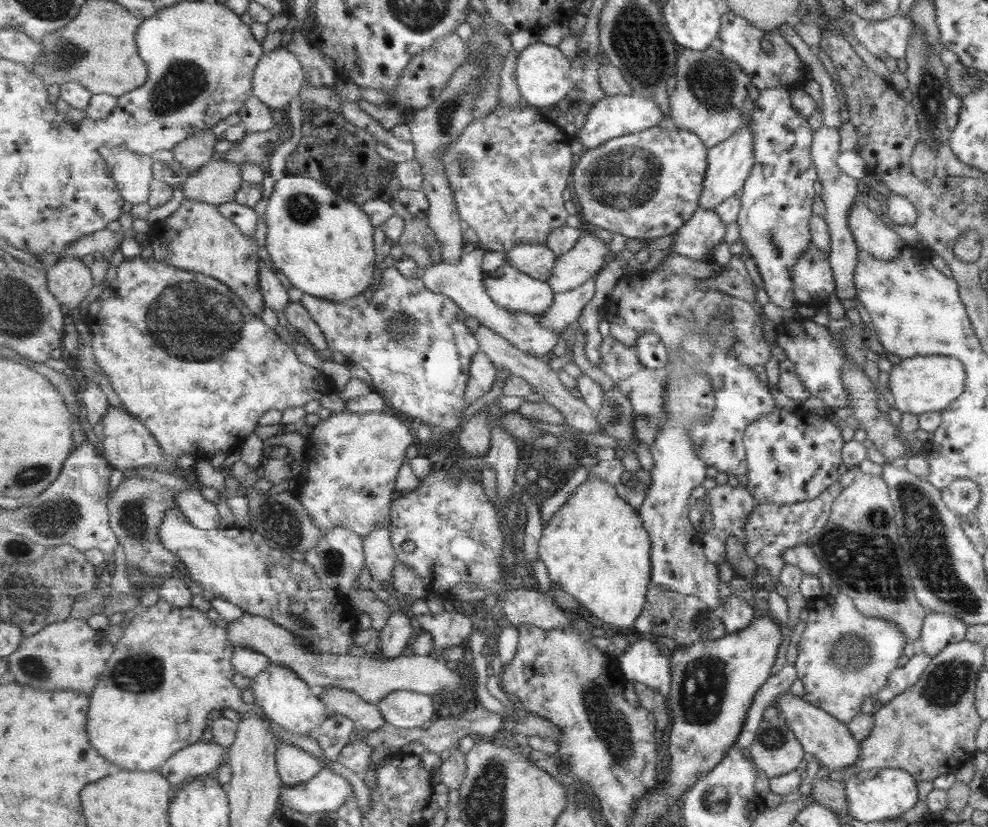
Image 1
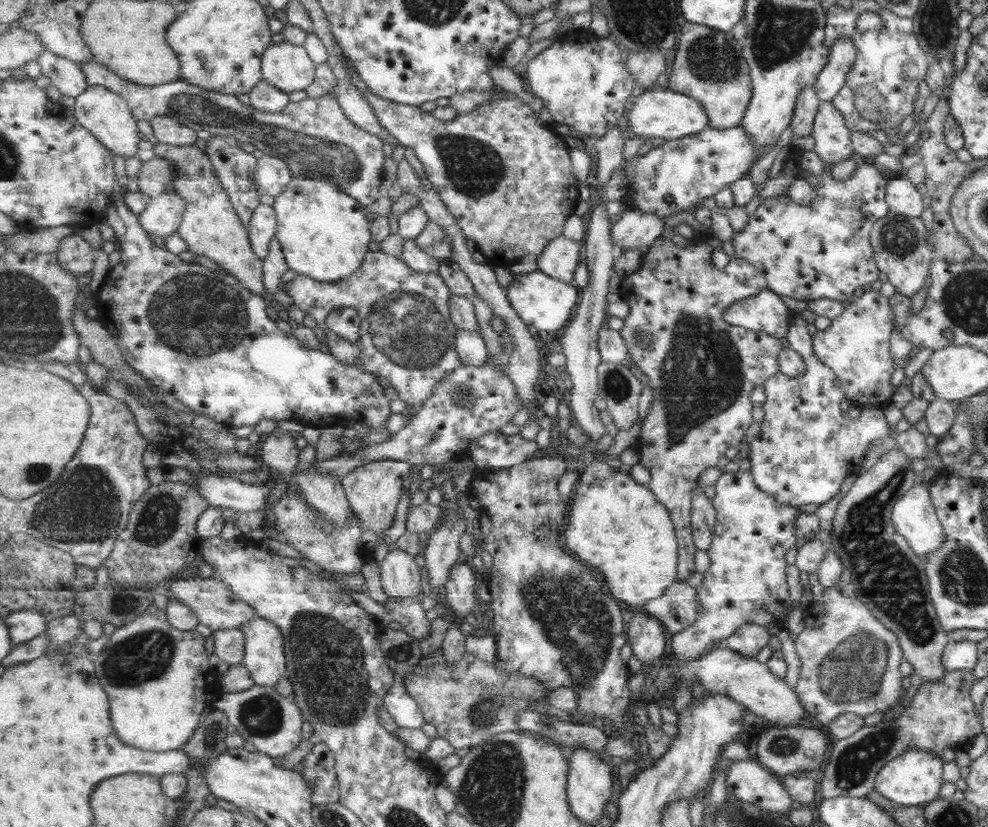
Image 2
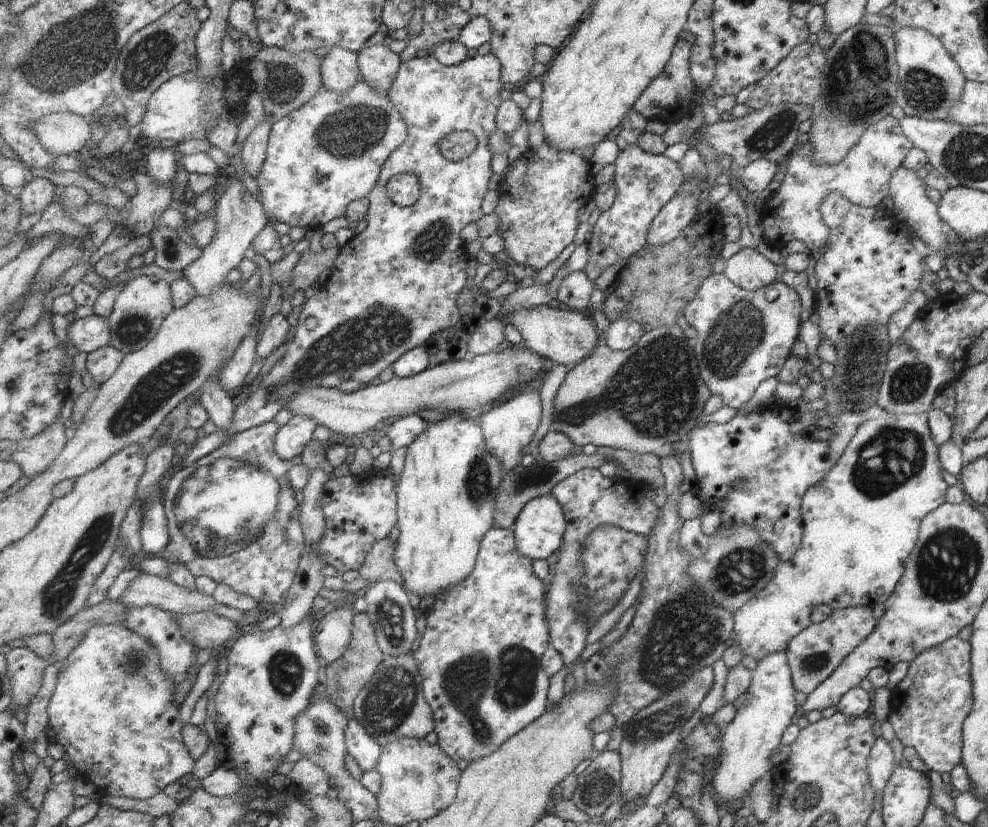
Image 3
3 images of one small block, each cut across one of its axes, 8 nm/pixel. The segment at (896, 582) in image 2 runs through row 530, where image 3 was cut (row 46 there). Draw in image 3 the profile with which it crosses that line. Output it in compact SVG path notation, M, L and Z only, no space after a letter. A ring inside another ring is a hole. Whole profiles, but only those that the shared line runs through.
M859 22L838 34L826 50L821 95L809 106L811 126L807 142L815 165L841 162L868 126L889 115L898 87L895 49L893 31Z

